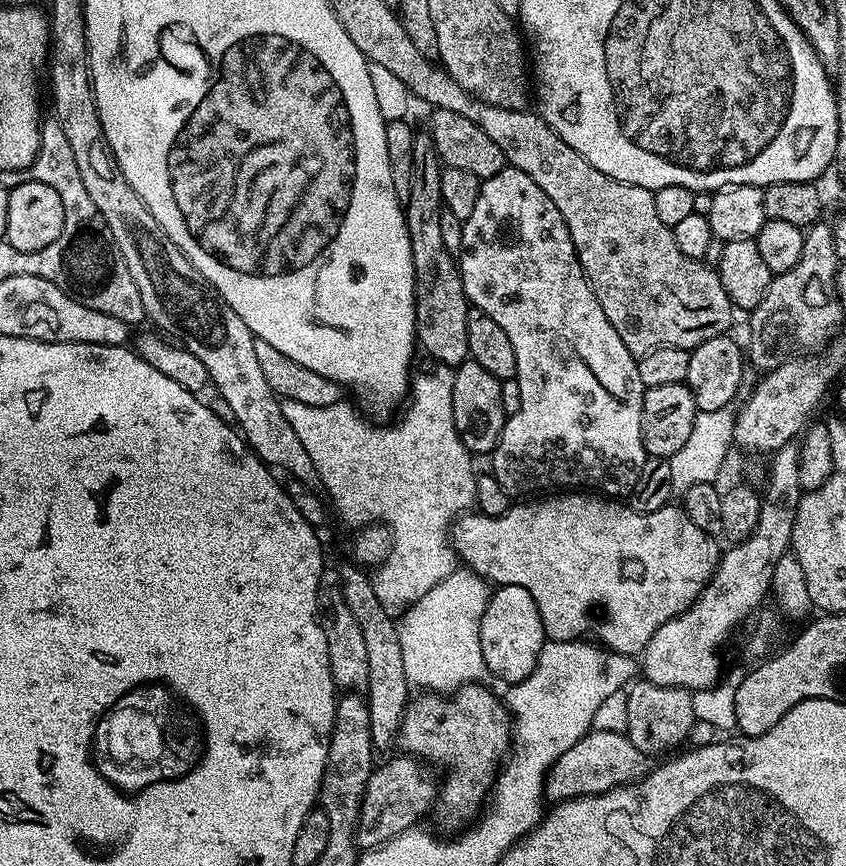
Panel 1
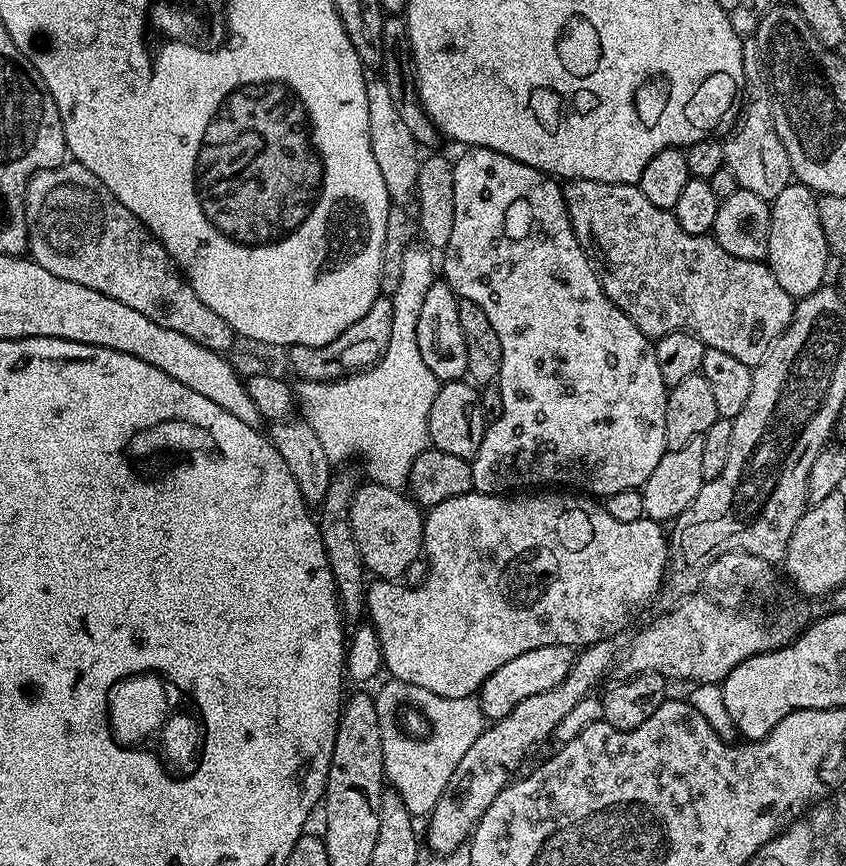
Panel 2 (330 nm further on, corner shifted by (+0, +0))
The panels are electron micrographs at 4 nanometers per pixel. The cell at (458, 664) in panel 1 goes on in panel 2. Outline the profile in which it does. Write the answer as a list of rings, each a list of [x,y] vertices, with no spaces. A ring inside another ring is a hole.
[[[395,678],[385,681],[385,684],[374,692],[378,726],[382,734],[384,775],[391,791],[402,798],[406,810],[414,818],[424,818],[434,810],[438,798],[442,798],[446,782],[450,782],[450,774],[454,774],[454,769],[458,767],[458,762],[462,762],[466,750],[474,746],[474,738],[484,732],[486,721],[482,706],[476,696],[442,698],[430,690],[422,690],[422,686],[410,686]],[[403,704],[417,708],[424,715],[424,720],[432,731],[428,740],[411,740],[406,733],[400,732],[399,726],[396,725],[396,715]]]

